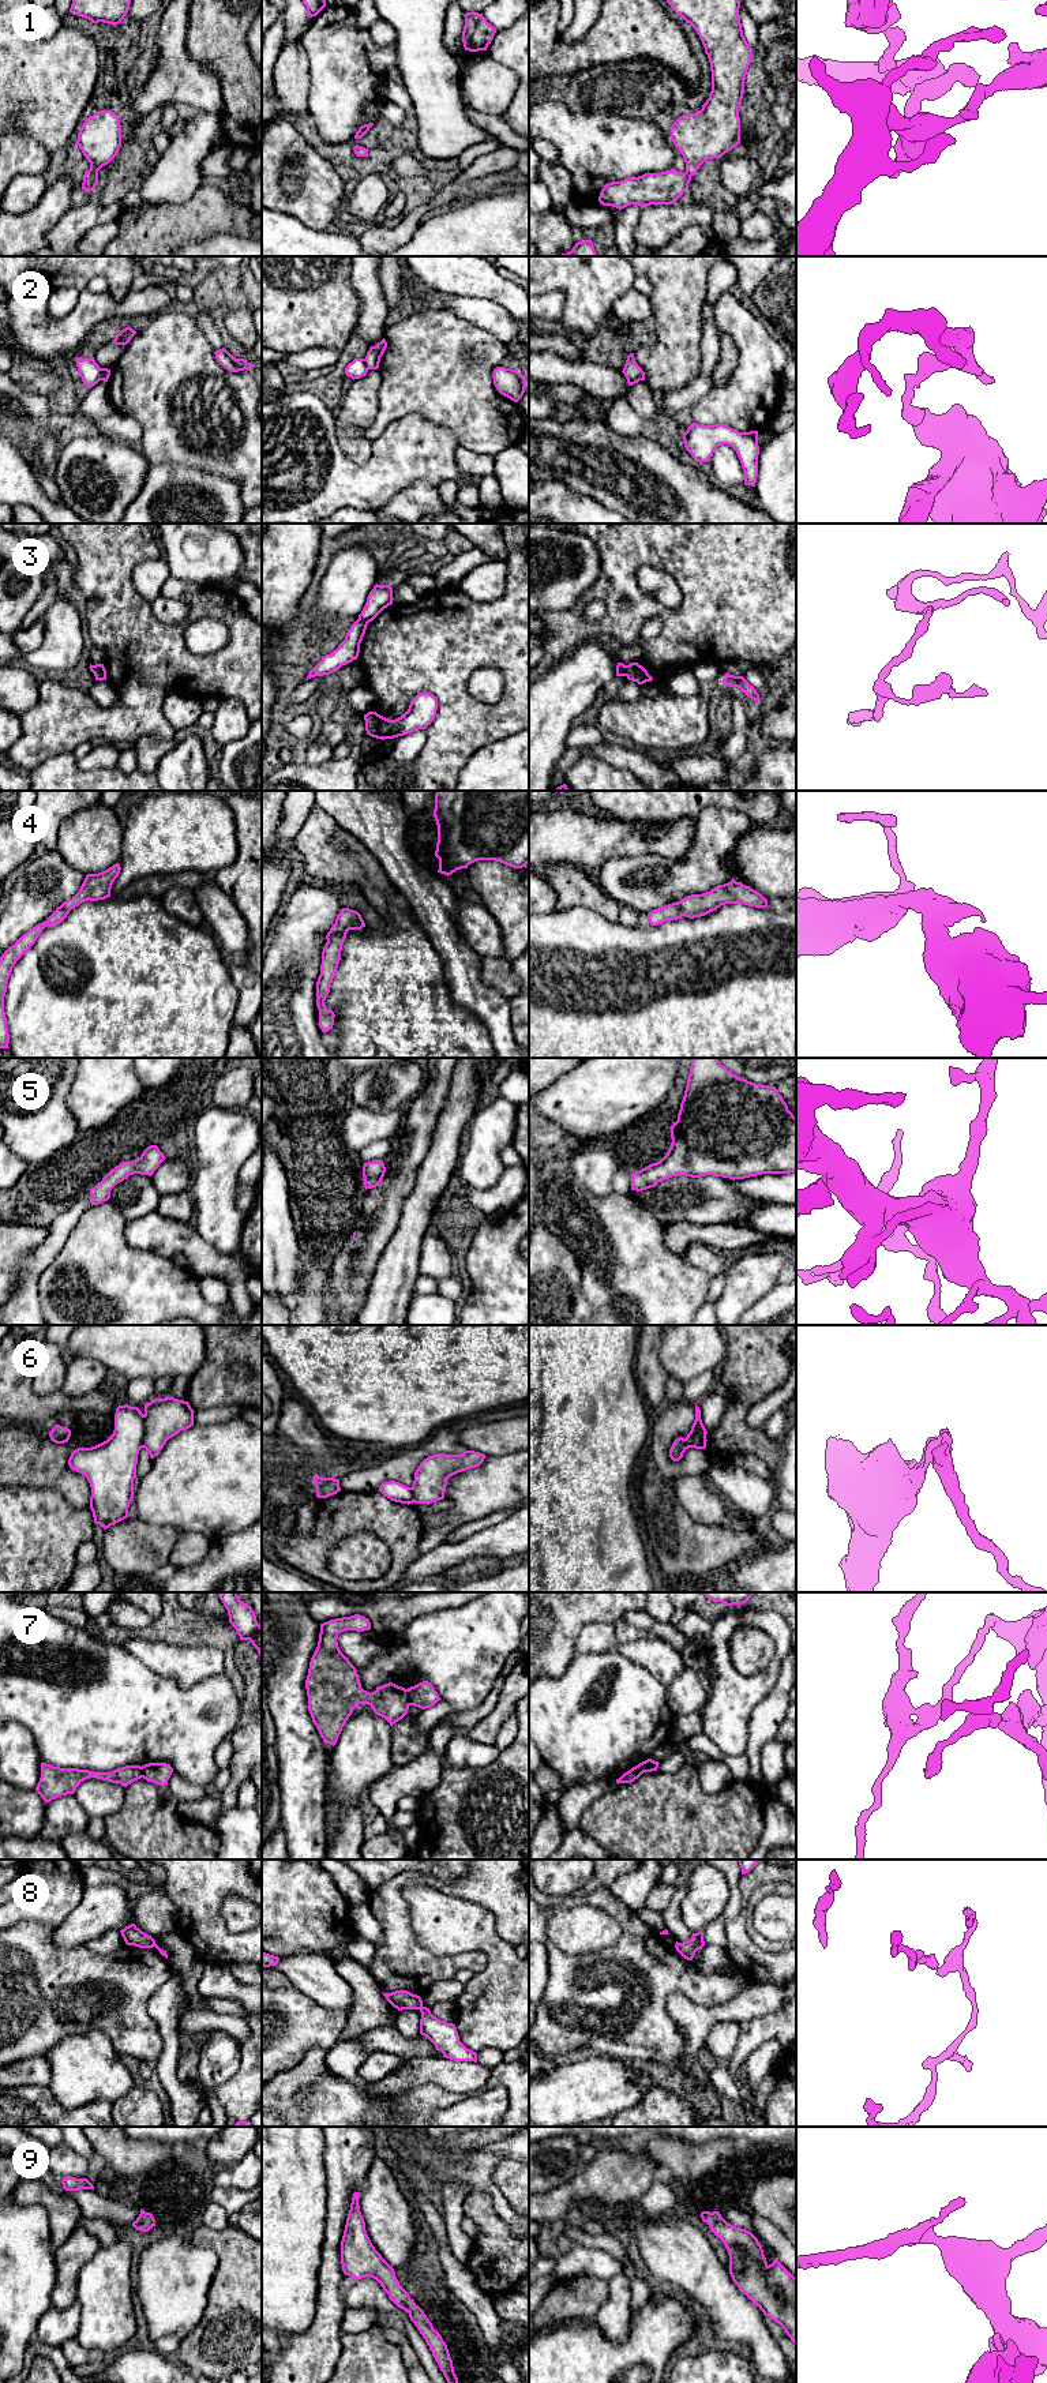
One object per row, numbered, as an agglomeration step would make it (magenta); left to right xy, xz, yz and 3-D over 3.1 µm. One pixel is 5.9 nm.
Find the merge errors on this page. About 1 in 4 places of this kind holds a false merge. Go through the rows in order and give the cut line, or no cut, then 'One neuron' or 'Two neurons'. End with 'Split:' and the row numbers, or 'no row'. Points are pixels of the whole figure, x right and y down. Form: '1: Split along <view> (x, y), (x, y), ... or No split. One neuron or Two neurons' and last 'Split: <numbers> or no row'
1: No split. One neuron
2: Split along xy (100, 368), (101, 379). Two neurons
3: Split along yz (625, 665), (626, 675). Two neurons
4: No split. One neuron
5: No split. One neuron
6: Split along xy (145, 1415), (142, 1447). Two neurons
7: Split along xz (405, 1689), (411, 1704). Two neurons
8: Split along xz (421, 2006), (419, 2008). Two neurons
9: No split. One neuron
Split: 2, 3, 6, 7, 8

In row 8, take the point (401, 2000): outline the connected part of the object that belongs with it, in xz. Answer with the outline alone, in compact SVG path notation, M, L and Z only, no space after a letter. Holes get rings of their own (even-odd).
M395 1990L395 1992L391 1992L391 1993L383 1993L383 1996L398 2011L420 2009L423 2007L421 1997L417 1996L417 1994L413 1994L408 1990Z

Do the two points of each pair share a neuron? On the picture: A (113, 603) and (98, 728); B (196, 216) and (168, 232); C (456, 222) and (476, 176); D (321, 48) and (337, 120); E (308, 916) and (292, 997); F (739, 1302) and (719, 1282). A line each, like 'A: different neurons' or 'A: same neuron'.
A: same neuron
B: same neuron
C: different neurons
D: same neuron
E: same neuron
F: different neurons

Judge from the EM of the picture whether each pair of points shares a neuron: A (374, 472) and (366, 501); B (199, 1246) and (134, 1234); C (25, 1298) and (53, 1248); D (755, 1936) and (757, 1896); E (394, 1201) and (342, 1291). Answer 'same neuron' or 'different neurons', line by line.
A: same neuron
B: same neuron
C: same neuron
D: same neuron
E: same neuron

